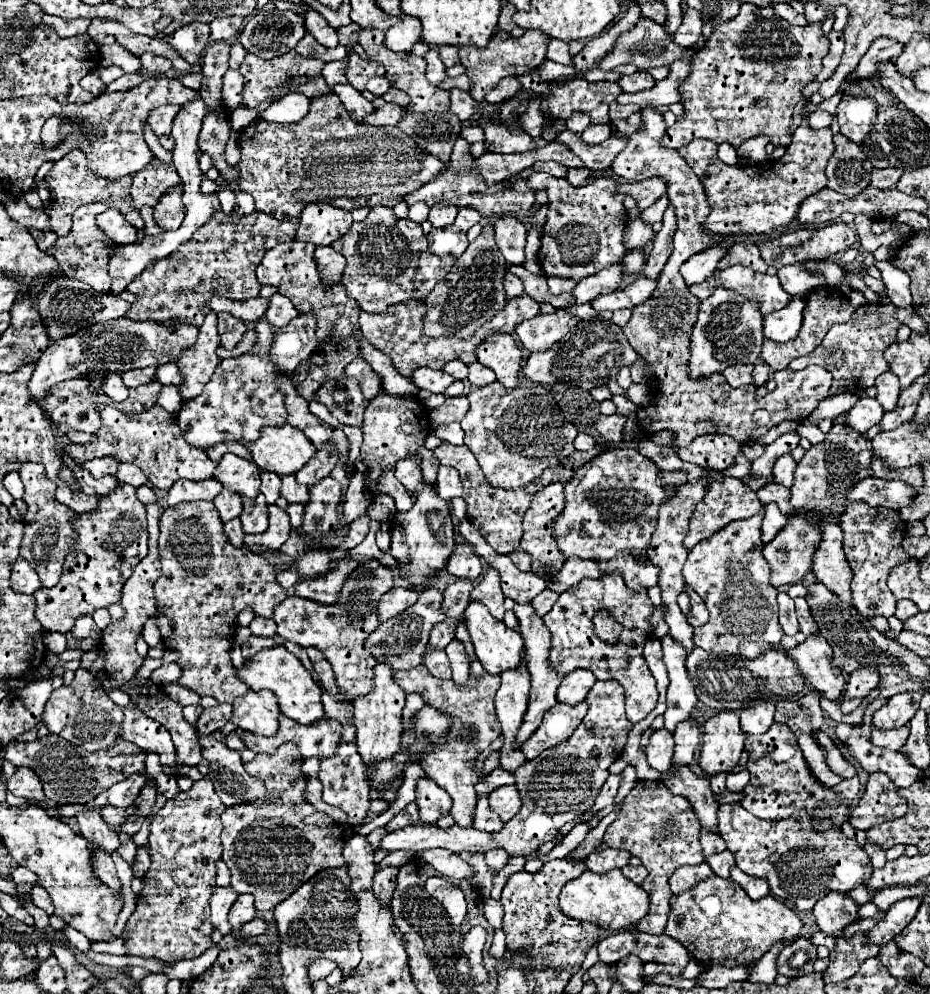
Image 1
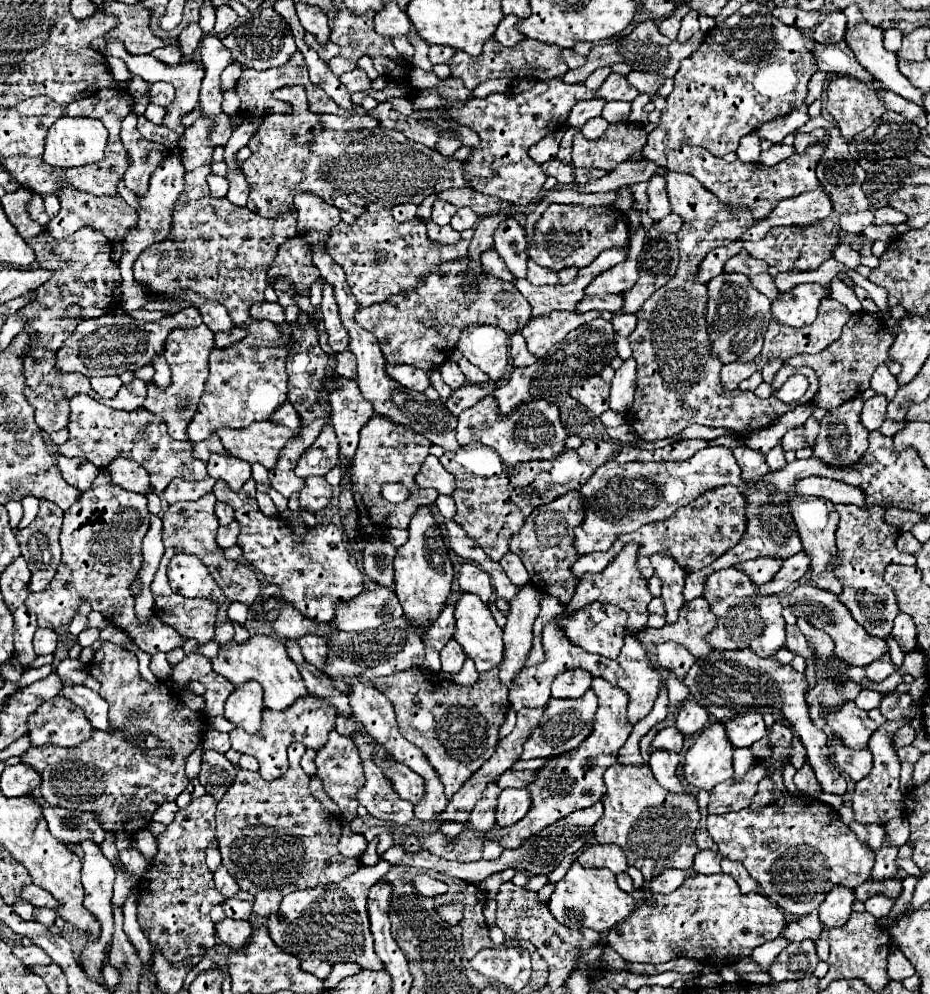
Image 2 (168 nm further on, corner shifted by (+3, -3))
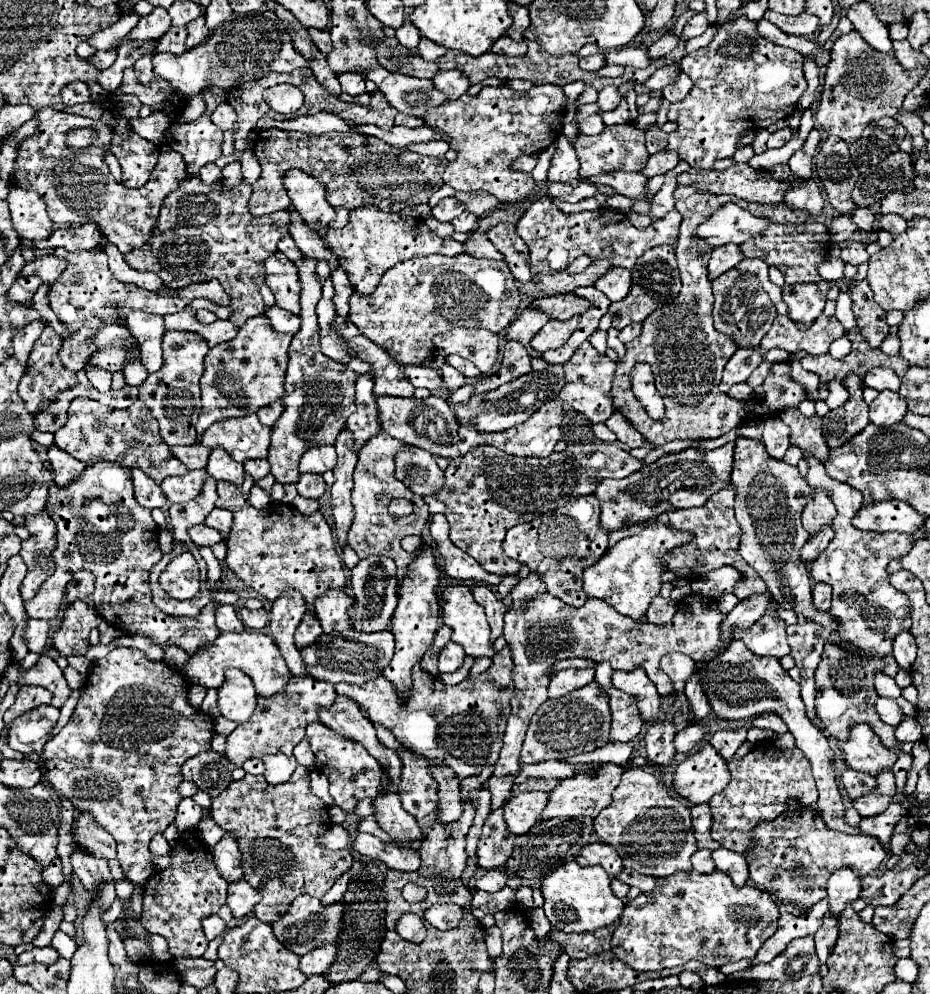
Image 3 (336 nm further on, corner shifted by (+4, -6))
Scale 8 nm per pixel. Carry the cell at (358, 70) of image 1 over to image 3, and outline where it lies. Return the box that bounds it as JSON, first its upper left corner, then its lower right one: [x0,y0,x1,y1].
[338,72,366,96]

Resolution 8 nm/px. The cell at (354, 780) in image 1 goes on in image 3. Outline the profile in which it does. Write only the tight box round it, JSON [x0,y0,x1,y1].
[306,722,382,812]

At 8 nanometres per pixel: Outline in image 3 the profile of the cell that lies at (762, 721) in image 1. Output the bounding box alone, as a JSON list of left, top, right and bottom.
[710,724,748,760]

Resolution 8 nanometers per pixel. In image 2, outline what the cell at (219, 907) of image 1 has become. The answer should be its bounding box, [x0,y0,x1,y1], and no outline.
[215,865,239,897]

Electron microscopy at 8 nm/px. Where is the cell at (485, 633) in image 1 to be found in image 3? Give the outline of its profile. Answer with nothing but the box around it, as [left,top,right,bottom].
[442,584,494,658]

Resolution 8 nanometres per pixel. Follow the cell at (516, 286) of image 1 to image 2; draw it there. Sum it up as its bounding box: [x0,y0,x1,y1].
[481,249,515,281]

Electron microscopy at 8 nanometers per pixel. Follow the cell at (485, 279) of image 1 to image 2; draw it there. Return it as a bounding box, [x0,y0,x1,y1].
[469,213,509,273]

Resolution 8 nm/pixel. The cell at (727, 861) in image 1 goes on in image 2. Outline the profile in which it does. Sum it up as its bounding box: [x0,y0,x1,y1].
[693,851,721,875]

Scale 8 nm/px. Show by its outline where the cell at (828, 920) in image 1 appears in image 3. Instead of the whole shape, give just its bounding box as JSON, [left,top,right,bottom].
[828,868,860,916]

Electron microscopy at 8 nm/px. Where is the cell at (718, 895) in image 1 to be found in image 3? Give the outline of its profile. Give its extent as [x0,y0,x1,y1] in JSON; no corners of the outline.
[612,870,778,972]

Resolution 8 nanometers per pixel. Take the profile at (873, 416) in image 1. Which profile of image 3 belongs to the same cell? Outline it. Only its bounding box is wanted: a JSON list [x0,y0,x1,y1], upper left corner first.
[870,390,906,426]

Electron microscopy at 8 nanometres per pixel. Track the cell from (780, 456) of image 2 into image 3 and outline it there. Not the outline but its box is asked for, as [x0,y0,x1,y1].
[762,416,790,460]

